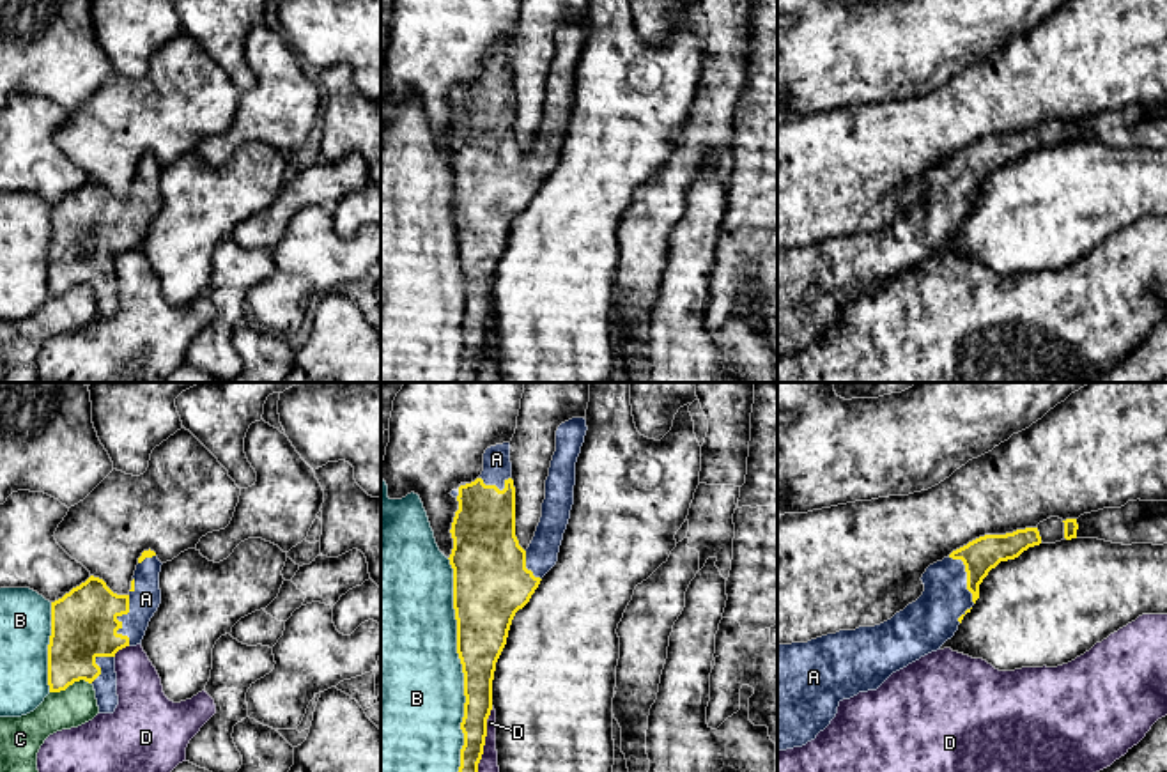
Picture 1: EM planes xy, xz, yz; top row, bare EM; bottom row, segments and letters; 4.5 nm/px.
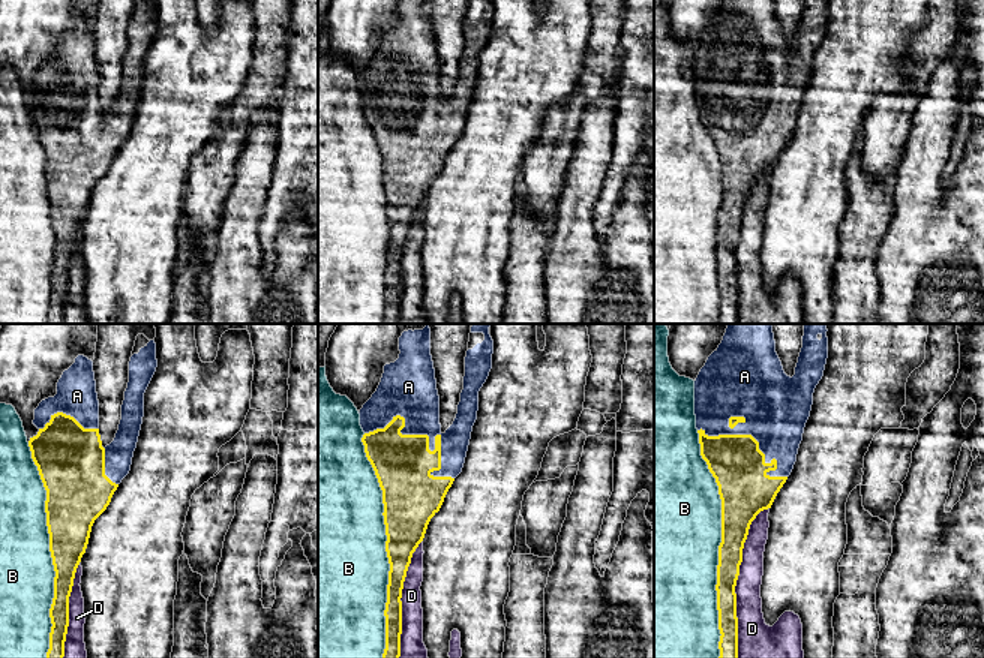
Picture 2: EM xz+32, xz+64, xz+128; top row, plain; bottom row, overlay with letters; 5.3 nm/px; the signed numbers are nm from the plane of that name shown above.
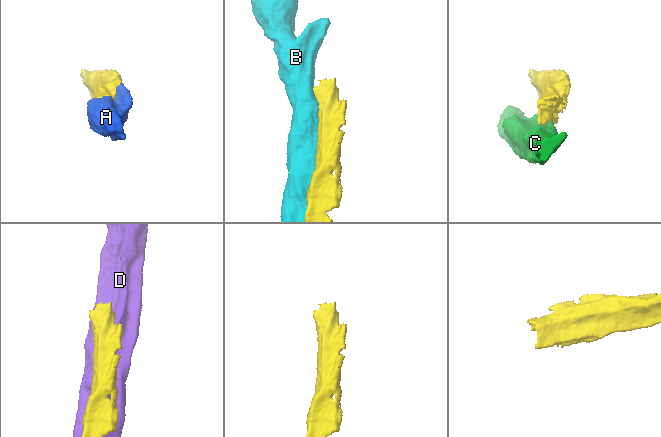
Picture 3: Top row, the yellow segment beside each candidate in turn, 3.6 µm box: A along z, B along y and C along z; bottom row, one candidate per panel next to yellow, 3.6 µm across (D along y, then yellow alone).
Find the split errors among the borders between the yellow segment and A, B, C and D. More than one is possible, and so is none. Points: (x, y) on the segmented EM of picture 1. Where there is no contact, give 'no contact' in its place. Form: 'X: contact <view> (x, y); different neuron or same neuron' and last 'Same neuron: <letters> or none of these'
A: contact xy (117, 620); same neuron
B: contact xz (461, 663); different neuron
C: contact xy (69, 684); different neuron
D: contact xz (484, 739); different neuron
Same neuron: A

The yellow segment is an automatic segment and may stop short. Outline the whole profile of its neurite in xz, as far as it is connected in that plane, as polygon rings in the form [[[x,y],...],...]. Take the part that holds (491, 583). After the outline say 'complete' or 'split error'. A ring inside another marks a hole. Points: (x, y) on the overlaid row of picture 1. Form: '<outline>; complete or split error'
[[[572,418],[558,427],[542,517],[526,551],[515,537],[510,443],[487,448],[482,475],[450,492],[459,501],[448,560],[453,568],[457,653],[466,696],[459,772],[478,772],[492,710],[496,662],[512,620],[558,561],[586,430],[584,418]]]; split error

